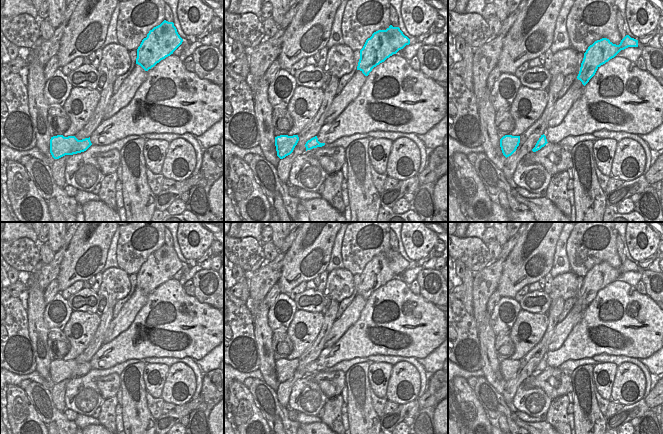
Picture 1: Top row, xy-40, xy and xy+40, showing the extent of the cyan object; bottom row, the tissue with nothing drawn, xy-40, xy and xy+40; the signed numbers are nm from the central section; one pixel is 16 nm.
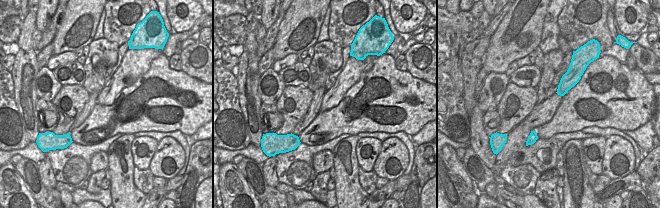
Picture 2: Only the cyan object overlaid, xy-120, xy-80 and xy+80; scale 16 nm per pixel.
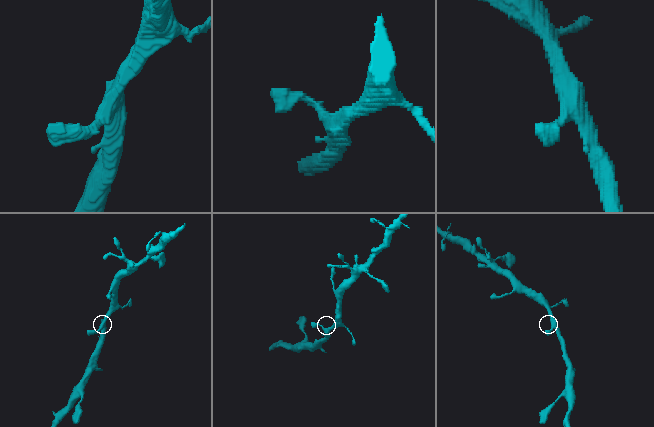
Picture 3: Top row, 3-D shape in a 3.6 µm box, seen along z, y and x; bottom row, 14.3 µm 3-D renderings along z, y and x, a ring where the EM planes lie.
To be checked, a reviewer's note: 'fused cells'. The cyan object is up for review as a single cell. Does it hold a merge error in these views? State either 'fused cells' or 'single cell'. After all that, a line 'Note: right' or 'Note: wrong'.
single cell
Note: wrong

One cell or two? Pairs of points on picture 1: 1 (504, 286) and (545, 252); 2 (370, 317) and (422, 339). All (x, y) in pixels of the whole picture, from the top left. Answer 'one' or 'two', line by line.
1: one
2: one

